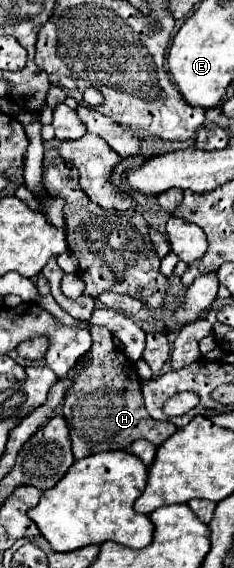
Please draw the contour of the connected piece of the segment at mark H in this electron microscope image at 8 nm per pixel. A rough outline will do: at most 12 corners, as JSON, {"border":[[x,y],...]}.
{"border":[[89,324],[89,358],[63,398],[75,458],[159,446],[135,364]]}

